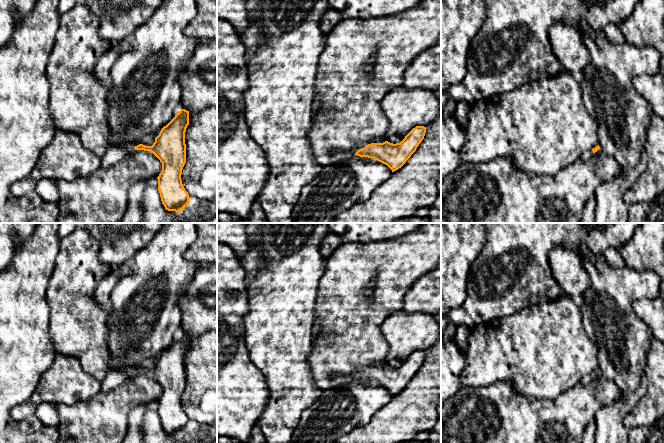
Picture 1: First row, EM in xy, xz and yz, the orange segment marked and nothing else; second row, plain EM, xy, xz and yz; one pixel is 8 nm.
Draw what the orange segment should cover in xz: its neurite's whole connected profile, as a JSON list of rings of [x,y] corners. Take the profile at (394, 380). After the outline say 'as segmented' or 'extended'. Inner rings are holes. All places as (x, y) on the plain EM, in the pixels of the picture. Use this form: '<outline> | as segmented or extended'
[[[416,350],[400,367],[360,368],[354,372],[354,377],[360,381],[373,382],[387,389],[392,396],[401,392],[411,379],[416,375],[419,368],[424,363],[426,351]]] | extended

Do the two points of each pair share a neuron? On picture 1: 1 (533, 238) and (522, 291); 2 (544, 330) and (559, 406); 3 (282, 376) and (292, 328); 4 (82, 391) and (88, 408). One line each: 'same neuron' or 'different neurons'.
1: same neuron
2: different neurons
3: same neuron
4: different neurons

